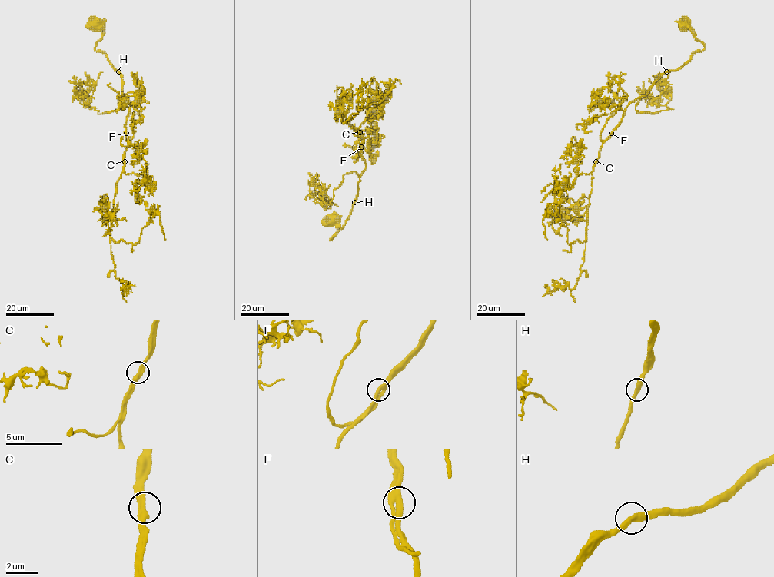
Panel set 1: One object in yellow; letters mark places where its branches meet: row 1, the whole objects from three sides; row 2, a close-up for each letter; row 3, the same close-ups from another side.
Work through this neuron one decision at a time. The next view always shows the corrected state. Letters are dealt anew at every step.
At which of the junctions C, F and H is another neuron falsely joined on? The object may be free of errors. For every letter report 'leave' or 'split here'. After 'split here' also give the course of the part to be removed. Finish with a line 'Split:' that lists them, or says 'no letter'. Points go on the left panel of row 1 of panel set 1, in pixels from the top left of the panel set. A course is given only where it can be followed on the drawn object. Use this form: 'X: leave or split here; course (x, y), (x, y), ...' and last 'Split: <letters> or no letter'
C: leave
F: leave
H: leave
Split: no letter

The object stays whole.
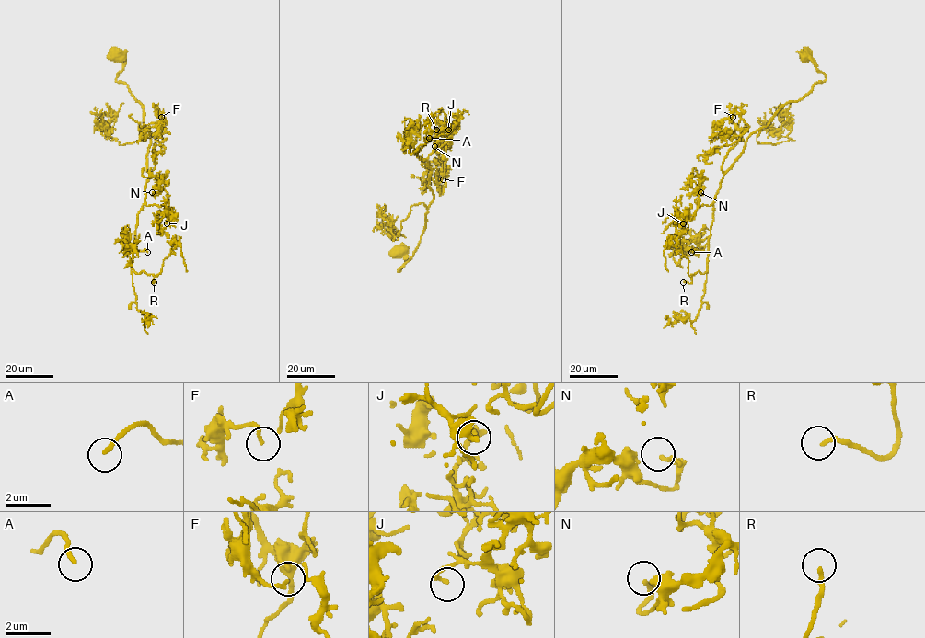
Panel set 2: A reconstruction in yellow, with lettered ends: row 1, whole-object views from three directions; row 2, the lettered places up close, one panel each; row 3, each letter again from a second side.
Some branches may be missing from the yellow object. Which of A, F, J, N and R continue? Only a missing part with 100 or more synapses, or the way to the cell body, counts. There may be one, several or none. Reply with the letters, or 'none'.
A, R

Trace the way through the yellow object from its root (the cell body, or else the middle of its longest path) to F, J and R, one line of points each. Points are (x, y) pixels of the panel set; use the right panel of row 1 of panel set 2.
F: (805, 54), (826, 80), (784, 104), (722, 172), (724, 158), (749, 127), (739, 107), (733, 117)
J: (805, 54), (826, 80), (751, 134), (714, 200), (697, 205), (694, 216), (679, 216), (683, 223)
R: (805, 54), (826, 80), (784, 104), (747, 139), (714, 199), (707, 270), (692, 274), (690, 283), (683, 282)

